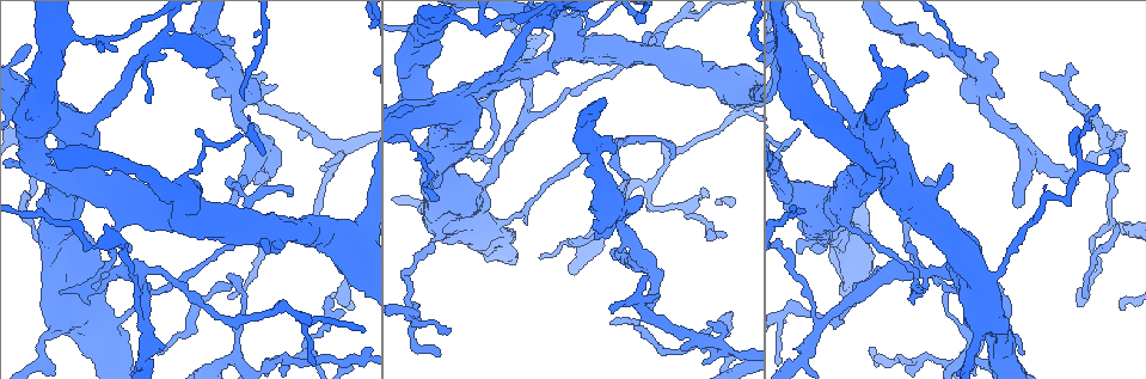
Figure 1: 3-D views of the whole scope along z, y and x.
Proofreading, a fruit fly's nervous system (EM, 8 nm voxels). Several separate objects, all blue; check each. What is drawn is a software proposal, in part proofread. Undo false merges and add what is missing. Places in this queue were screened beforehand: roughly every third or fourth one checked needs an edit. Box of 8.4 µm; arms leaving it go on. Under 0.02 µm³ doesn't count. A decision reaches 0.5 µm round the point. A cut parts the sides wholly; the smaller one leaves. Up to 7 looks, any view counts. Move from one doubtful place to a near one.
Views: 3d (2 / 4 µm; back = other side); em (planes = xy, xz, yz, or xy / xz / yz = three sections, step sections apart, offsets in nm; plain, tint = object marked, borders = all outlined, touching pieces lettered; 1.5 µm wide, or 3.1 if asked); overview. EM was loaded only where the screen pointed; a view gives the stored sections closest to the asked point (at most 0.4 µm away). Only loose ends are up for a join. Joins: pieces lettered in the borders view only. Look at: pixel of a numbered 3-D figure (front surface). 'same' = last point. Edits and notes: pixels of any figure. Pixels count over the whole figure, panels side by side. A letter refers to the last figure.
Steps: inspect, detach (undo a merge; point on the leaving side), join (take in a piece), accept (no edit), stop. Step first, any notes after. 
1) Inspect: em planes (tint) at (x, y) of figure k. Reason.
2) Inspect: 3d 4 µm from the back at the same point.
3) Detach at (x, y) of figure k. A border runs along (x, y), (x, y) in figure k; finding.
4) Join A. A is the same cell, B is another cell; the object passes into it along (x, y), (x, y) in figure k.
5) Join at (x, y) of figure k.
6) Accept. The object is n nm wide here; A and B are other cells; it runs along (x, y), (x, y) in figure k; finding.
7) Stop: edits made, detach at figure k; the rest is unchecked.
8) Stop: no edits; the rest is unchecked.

Inspect: 3d 4 µm at (1001, 96) of figure 1. An open end.

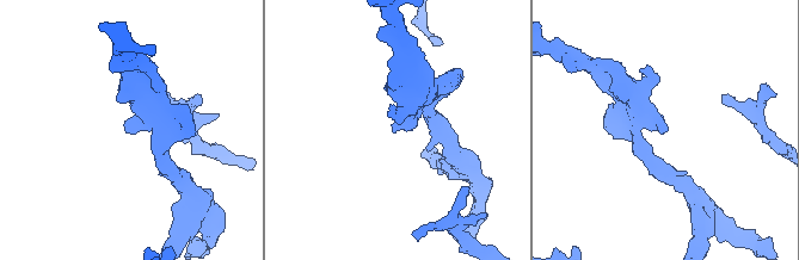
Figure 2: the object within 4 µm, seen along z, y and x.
Inspect: em yz step 4 (tint) at (392, 129) of figure 2.

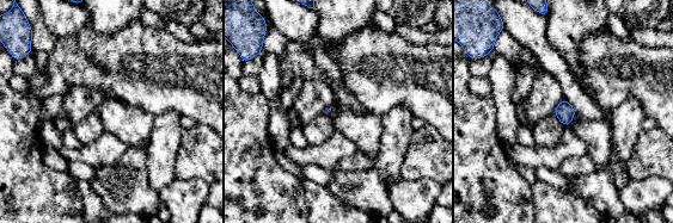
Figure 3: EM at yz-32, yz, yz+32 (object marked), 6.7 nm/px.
Inspect: em planes (borders) at the same point.

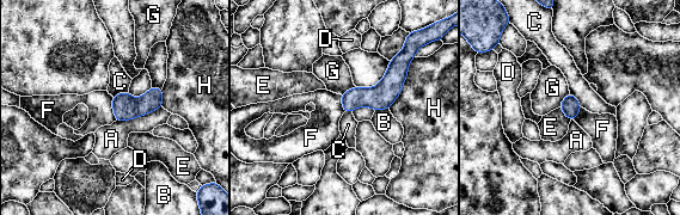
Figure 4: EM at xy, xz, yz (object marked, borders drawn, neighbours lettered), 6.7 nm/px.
Accept. The object is 130 nm wide here; A, B, C, D, E, F, G and H are other cells; a border runs along (111, 97), (111, 109), (116, 120) in figure 4; none of them fits.

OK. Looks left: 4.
Inspect: em xz step 4 (borders) at (260, 183) of figure 1. An open end.

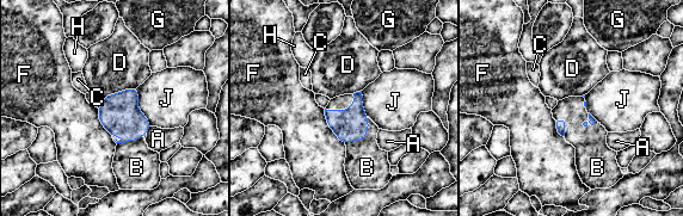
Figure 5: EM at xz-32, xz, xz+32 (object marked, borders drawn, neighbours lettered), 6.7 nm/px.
Inspect: em planes (borders) at the same point. Another direction.

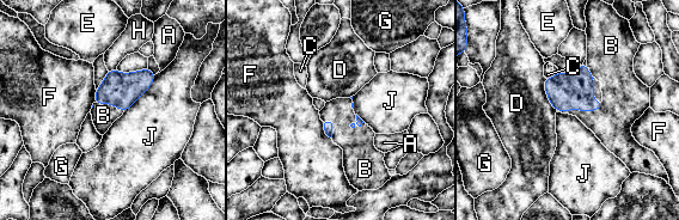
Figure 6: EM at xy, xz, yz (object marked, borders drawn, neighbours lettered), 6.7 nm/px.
Join B. B is the same cell, A, C, D, E, F, G, H and J are other cells; it goes on there.

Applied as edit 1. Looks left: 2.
Inspect: em planes (borders) at (611, 312) of figure 1. Thin end.

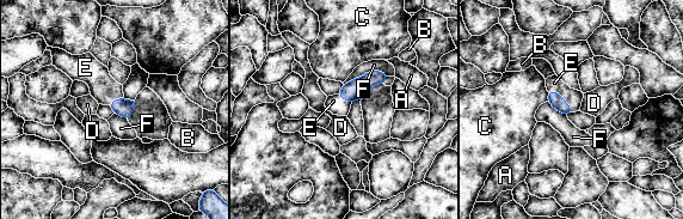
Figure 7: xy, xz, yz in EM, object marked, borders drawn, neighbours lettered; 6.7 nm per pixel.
Join E. The object is 100 nm wide here; E is the same cell, A, B, C, D and F are other cells; the object passes into it along (554, 98), (561, 97), (573, 97) in figure 7; it goes on there.

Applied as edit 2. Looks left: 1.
Stop: edits made, join at figure 6, join at figure 7; the rest is unchecked.

